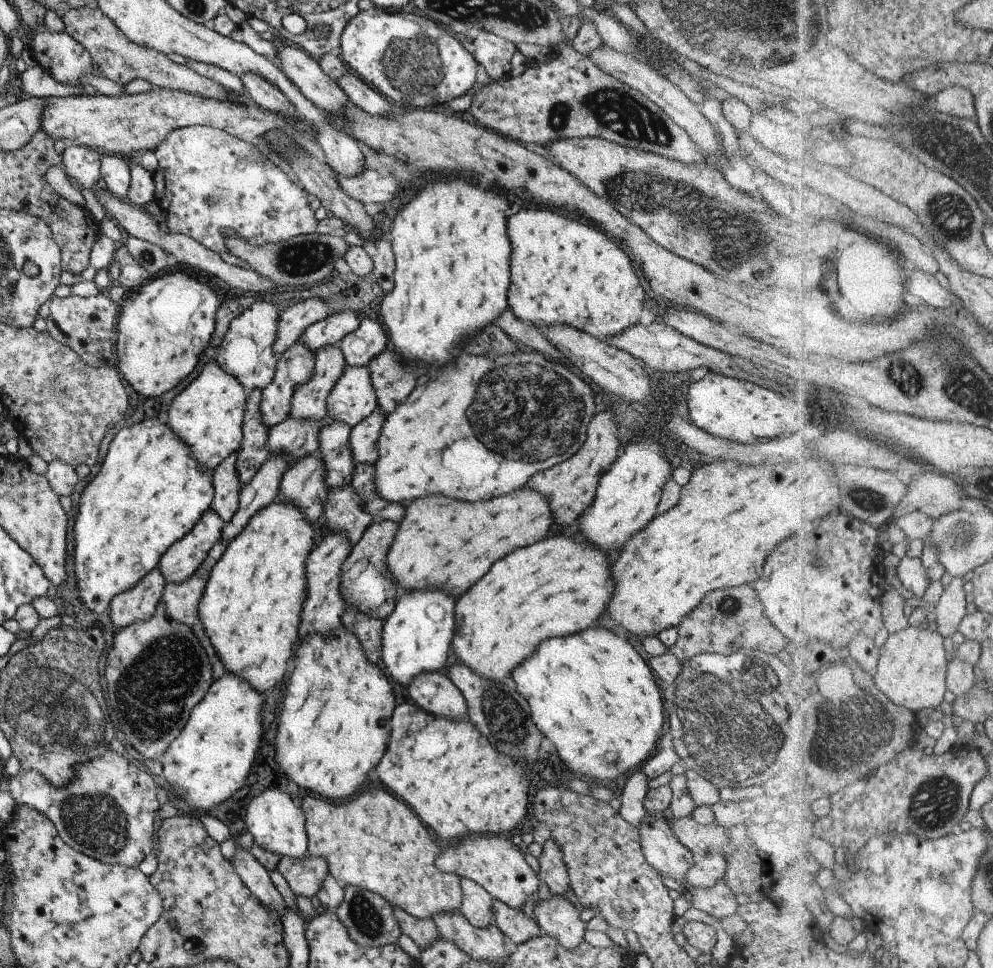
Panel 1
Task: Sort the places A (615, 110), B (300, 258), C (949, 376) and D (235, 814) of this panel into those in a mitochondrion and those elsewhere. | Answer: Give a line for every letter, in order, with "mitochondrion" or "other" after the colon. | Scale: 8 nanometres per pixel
A: mitochondrion
B: mitochondrion
C: mitochondrion
D: other

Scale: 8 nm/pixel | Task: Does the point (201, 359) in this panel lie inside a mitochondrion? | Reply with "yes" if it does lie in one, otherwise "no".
no

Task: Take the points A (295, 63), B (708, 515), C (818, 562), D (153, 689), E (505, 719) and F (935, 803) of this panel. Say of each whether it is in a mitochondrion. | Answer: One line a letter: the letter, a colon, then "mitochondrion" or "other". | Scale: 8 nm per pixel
A: other
B: other
C: mitochondrion
D: mitochondrion
E: mitochondrion
F: mitochondrion

